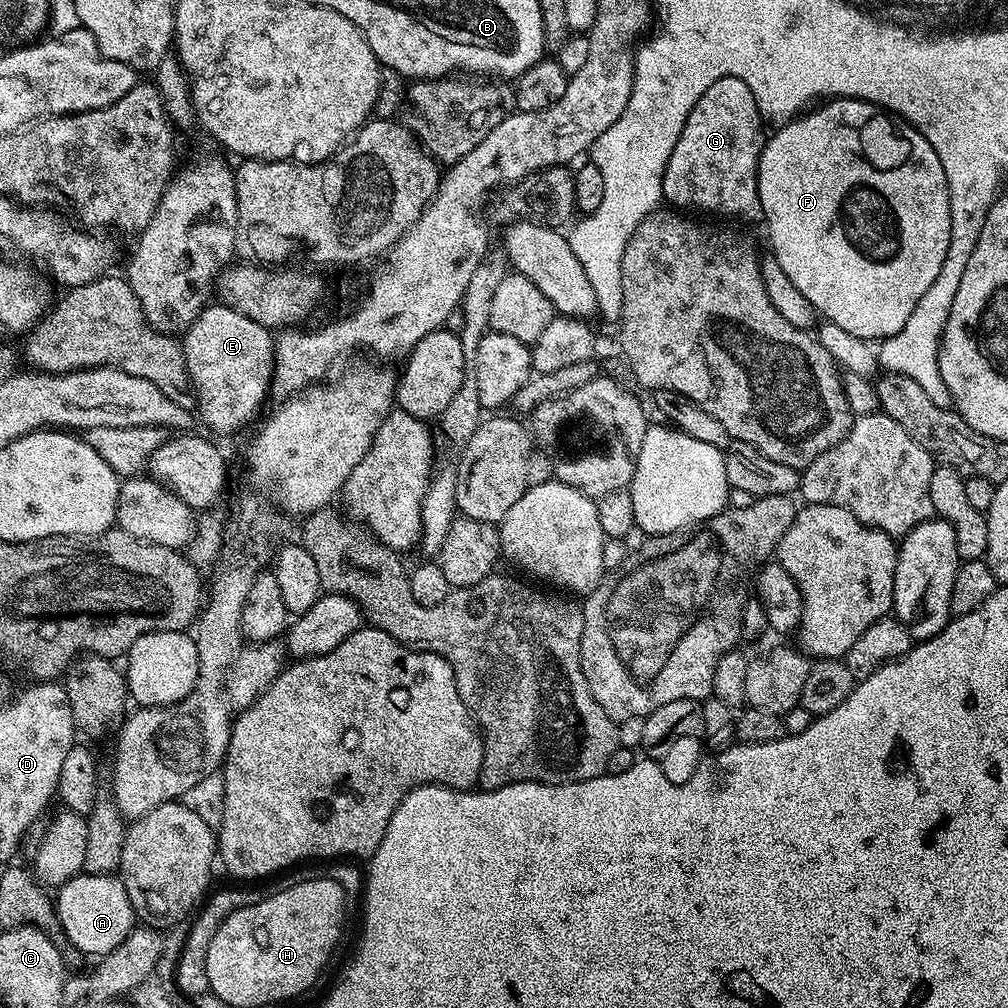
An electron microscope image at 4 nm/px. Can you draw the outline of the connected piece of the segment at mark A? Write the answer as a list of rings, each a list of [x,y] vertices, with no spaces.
[[[81,874],[70,878],[70,882],[66,882],[55,893],[54,907],[58,928],[64,931],[65,938],[78,951],[85,952],[91,958],[105,956],[110,954],[110,950],[122,946],[134,927],[132,903],[124,883],[116,874]]]

